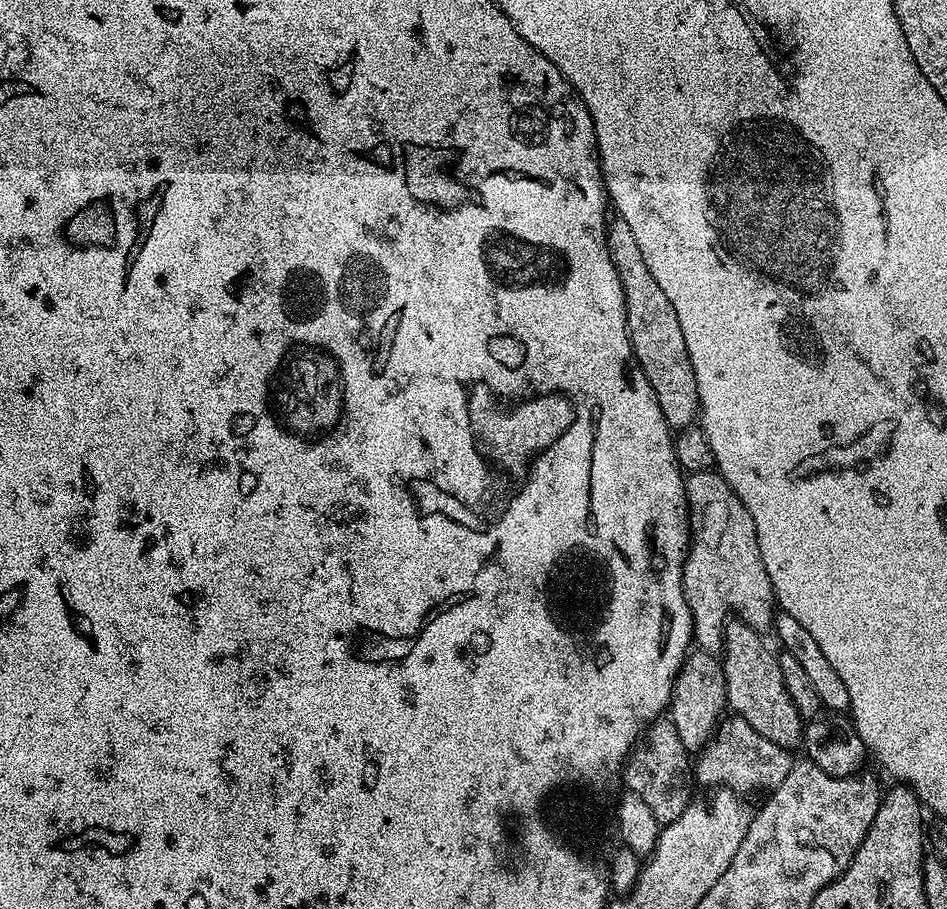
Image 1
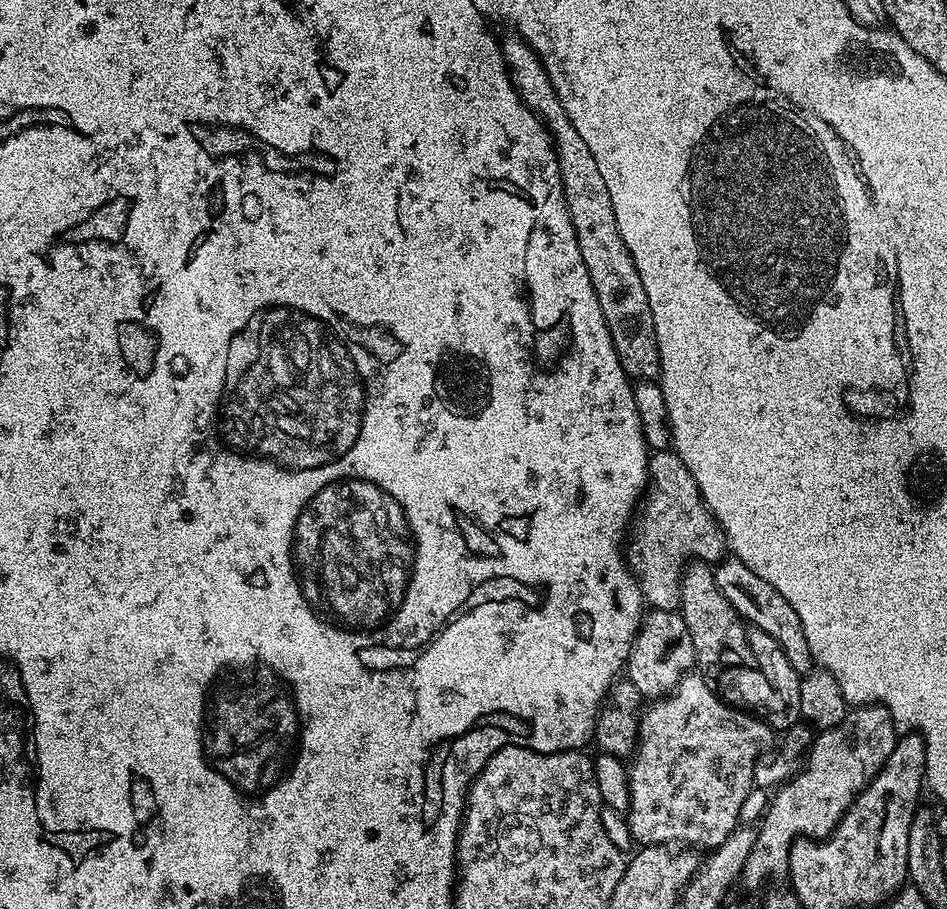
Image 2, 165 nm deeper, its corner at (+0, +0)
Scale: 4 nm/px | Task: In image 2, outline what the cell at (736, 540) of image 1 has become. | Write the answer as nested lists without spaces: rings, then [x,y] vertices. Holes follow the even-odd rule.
[[[669,450],[652,452],[649,455],[646,504],[647,500],[648,509],[644,513],[643,511],[639,513],[641,516],[640,525],[636,528],[636,541],[633,542],[632,549],[627,549],[626,559],[628,567],[632,569],[632,575],[640,584],[645,605],[649,609],[657,608],[675,612],[680,606],[680,573],[685,563],[691,560],[719,561],[726,552],[724,531],[721,530],[719,522],[713,518],[711,510],[704,505],[690,470],[686,470],[686,466],[680,461],[676,452]]]

